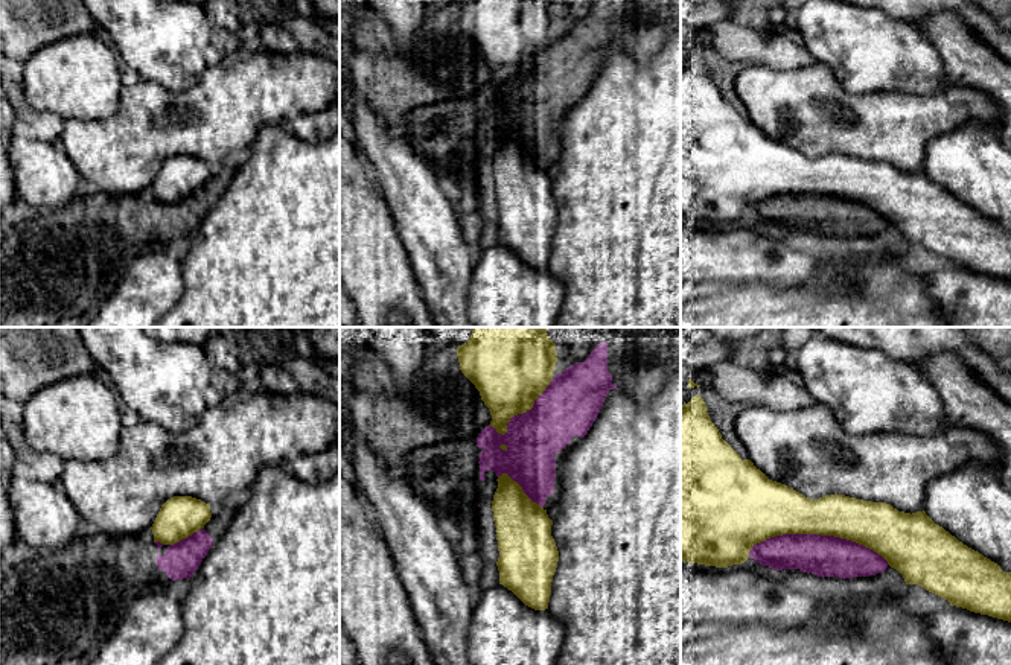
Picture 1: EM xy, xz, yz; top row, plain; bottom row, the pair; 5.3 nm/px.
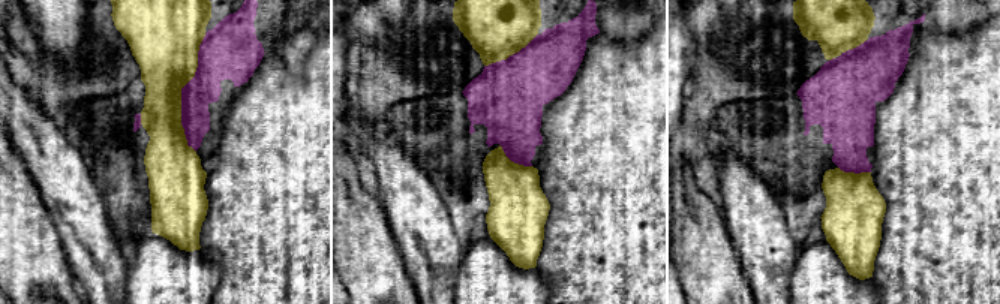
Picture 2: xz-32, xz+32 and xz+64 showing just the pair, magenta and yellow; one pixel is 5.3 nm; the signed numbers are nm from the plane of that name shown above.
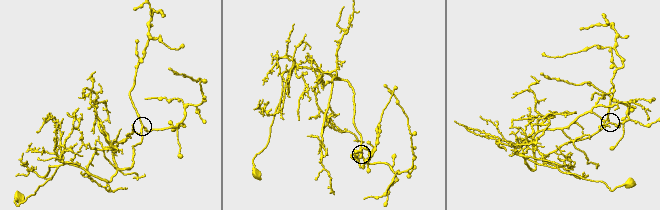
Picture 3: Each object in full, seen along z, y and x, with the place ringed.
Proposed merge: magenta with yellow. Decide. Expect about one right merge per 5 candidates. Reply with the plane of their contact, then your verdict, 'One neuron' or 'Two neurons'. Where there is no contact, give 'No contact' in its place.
Touches magenta in yz. Two neurons

